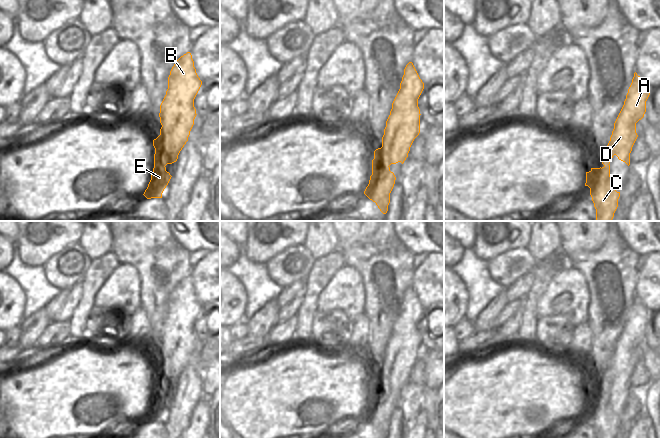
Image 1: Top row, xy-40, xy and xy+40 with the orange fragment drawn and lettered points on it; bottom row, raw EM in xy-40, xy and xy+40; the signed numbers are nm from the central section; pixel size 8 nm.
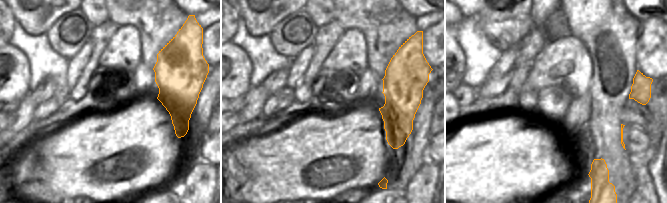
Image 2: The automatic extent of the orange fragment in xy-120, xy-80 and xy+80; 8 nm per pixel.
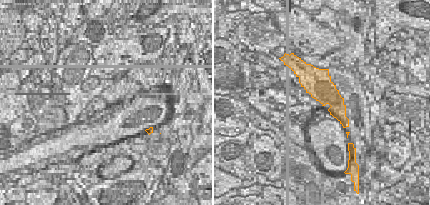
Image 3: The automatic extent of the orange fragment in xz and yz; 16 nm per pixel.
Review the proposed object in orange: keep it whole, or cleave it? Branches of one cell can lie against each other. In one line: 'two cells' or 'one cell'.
one cell

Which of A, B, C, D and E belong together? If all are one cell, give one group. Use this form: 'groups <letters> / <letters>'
groups A B C D E

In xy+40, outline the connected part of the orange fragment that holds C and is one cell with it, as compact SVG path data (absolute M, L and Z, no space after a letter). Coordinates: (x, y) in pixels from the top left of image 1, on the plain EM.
M635 296L624 329L614 347L610 365L604 373L604 390L586 396L585 410L590 412L596 438L614 438L618 431L620 416L614 413L609 388L616 379L630 389L630 377L638 361L636 347L644 341L649 319L650 310Z

